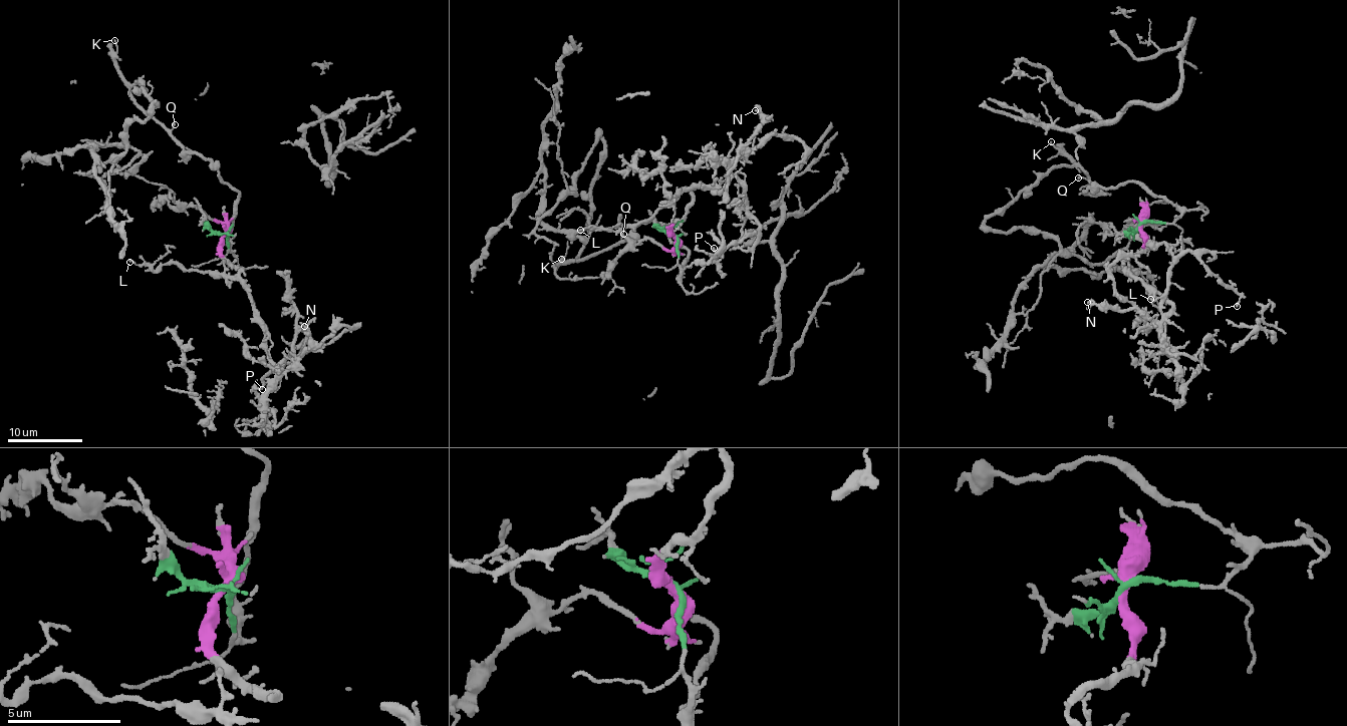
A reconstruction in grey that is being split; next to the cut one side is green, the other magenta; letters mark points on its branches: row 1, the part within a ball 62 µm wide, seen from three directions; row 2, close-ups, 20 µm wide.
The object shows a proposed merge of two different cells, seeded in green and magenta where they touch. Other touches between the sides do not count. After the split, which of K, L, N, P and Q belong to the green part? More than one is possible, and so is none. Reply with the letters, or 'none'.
K, Q

